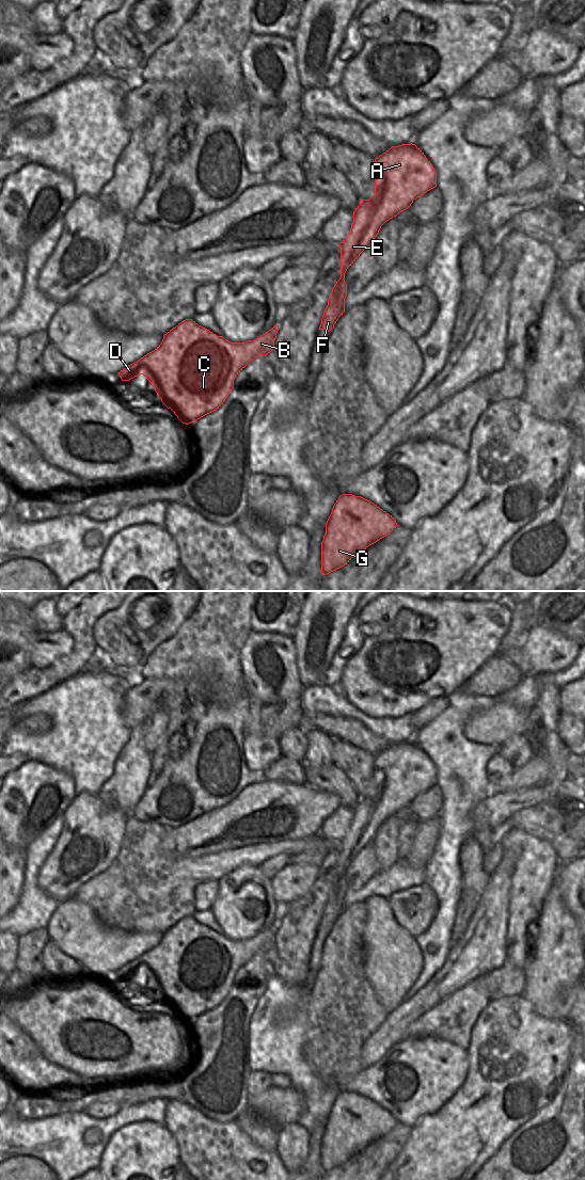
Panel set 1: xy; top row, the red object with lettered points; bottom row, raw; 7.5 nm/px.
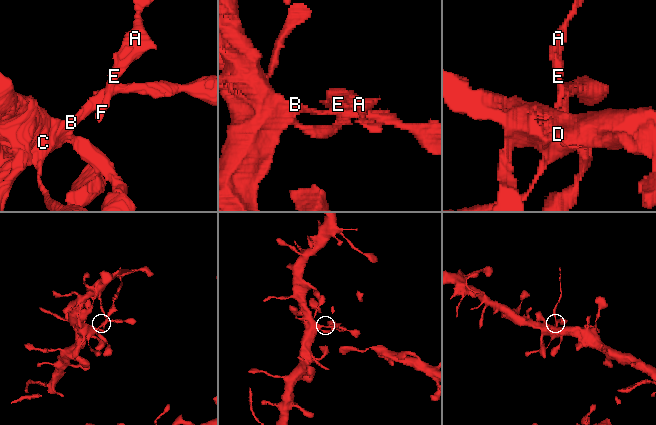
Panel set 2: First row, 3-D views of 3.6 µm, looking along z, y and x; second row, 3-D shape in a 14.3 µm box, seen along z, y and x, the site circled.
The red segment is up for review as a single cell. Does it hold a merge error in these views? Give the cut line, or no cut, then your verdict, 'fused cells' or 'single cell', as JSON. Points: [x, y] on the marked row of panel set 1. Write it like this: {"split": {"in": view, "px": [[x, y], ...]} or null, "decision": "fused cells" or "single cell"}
{"split": {"in": "xy", "px": [[343, 278], [338, 280]]}, "decision": "fused cells"}

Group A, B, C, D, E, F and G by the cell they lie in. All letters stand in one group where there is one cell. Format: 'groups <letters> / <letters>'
groups A E / B C D F G

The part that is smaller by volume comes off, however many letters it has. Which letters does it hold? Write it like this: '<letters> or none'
A, E

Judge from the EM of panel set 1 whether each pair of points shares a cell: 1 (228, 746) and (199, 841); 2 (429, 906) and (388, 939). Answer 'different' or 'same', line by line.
1: different
2: different

